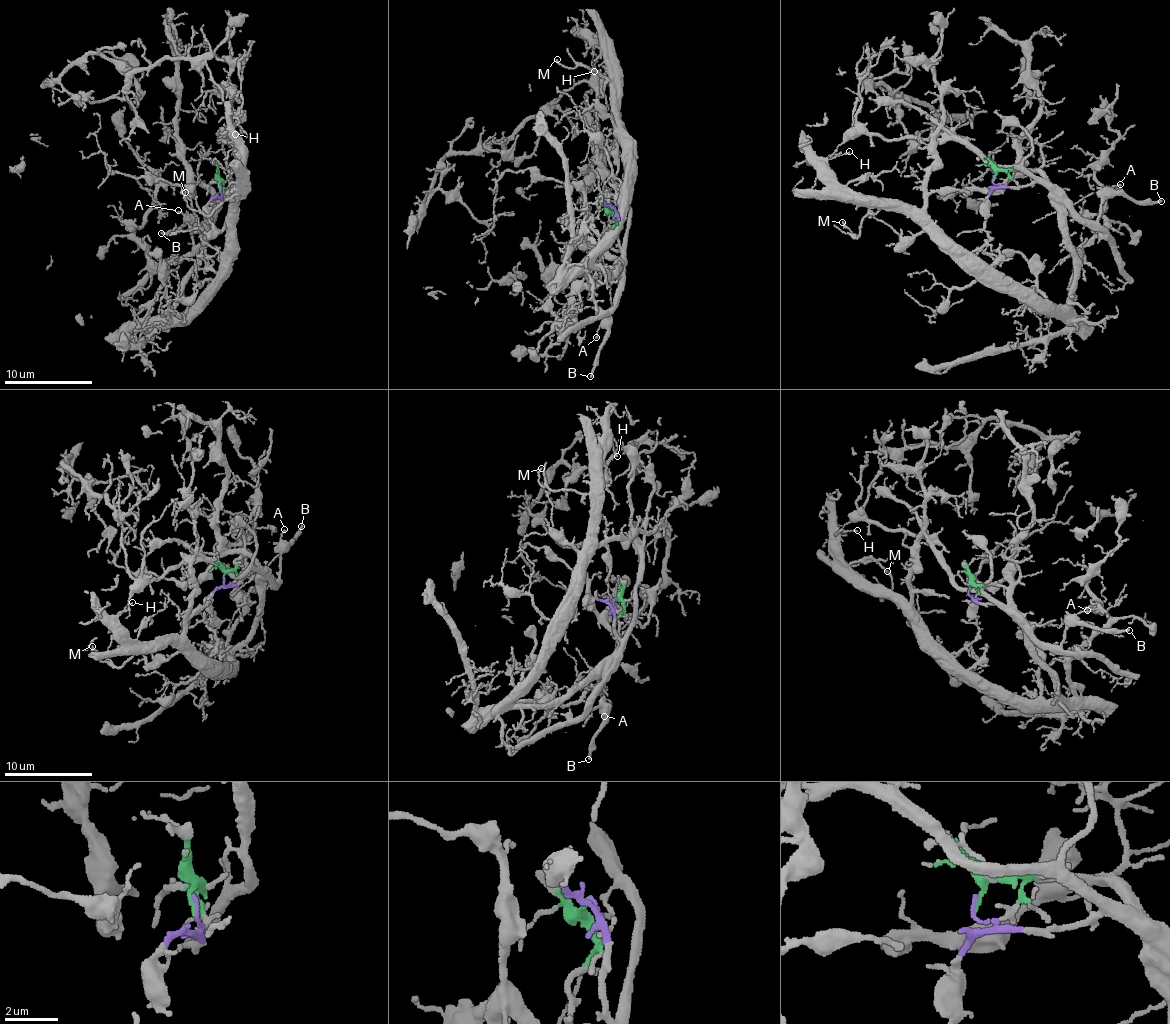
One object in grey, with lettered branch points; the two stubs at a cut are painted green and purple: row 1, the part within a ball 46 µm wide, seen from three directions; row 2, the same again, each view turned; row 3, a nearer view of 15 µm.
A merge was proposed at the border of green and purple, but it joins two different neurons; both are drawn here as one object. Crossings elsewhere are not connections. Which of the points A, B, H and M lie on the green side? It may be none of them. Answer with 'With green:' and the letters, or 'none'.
With green: H, M

